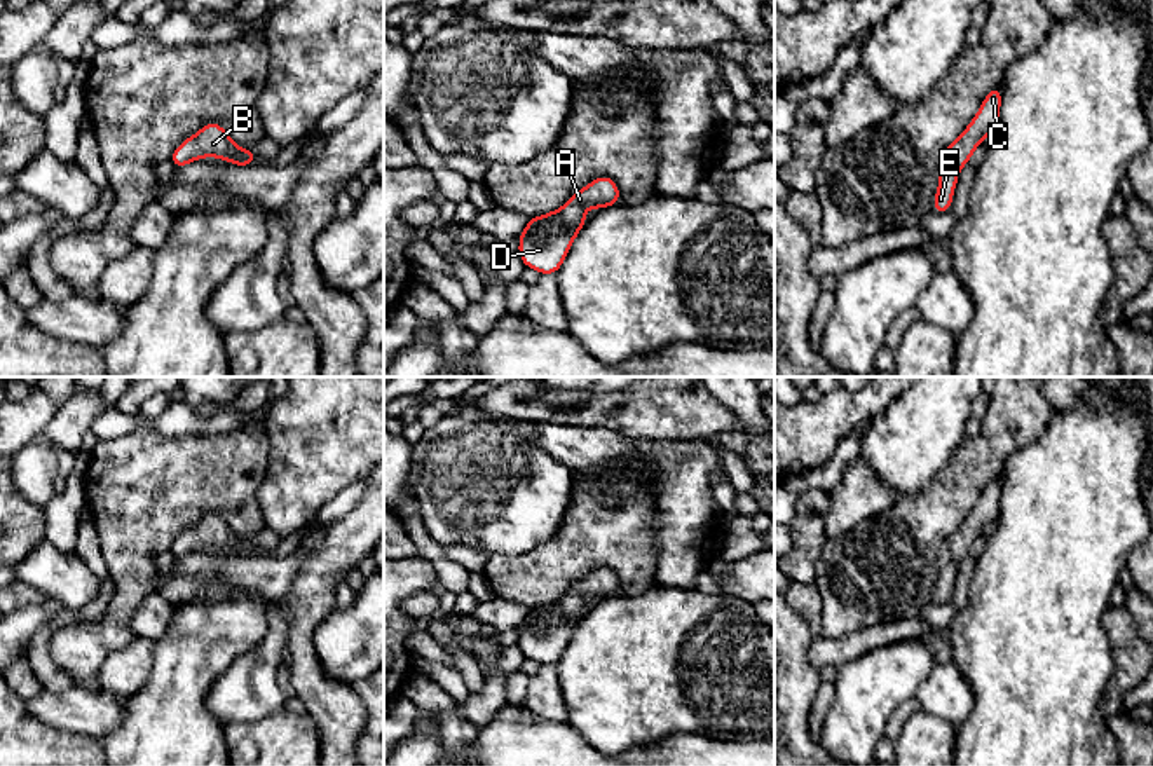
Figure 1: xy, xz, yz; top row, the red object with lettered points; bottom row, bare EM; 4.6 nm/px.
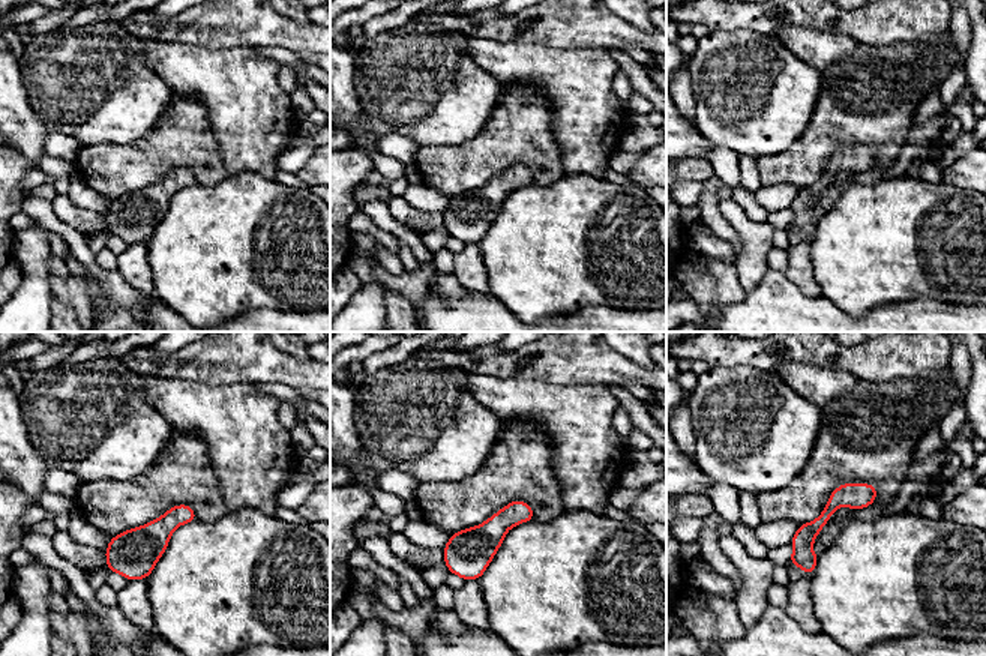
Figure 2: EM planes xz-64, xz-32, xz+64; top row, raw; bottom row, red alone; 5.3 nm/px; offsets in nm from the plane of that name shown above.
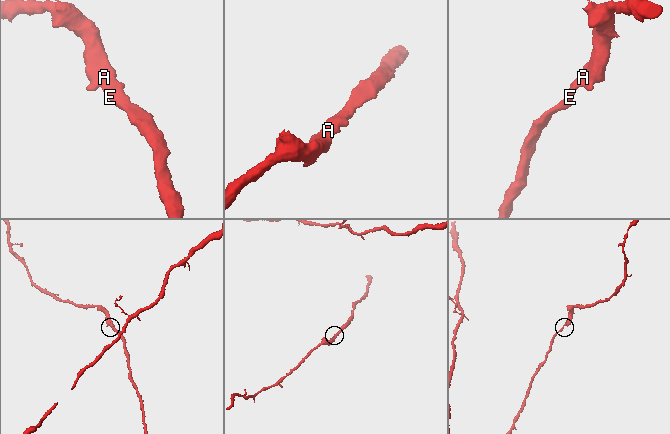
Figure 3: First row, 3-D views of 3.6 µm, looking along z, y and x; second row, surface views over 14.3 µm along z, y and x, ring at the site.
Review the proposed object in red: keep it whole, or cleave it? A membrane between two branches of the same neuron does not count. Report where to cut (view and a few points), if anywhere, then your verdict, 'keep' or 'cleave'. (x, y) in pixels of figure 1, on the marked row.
cut none; keep

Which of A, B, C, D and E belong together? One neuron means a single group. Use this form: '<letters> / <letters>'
A B C D E

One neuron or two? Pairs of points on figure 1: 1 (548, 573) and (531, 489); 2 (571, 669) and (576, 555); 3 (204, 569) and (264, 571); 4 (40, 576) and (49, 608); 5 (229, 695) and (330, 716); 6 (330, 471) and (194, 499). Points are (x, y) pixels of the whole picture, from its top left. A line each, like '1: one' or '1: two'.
1: two
2: two
3: one
4: two
5: two
6: two

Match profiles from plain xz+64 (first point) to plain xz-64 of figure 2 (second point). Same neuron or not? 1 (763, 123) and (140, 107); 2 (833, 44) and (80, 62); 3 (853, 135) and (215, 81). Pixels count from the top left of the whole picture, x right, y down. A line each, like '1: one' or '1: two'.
1: one
2: two
3: two

